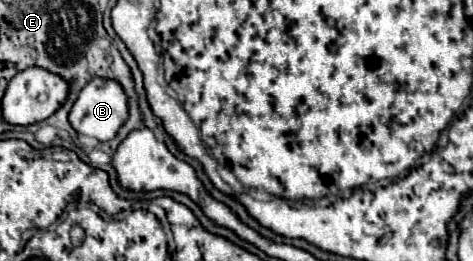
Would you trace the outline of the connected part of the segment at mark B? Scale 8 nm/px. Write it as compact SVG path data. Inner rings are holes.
M94 78L88 86L84 86L68 114L68 122L76 132L92 136L100 142L112 140L126 118L128 118L128 98L122 86L114 80L104 80L104 78Z

